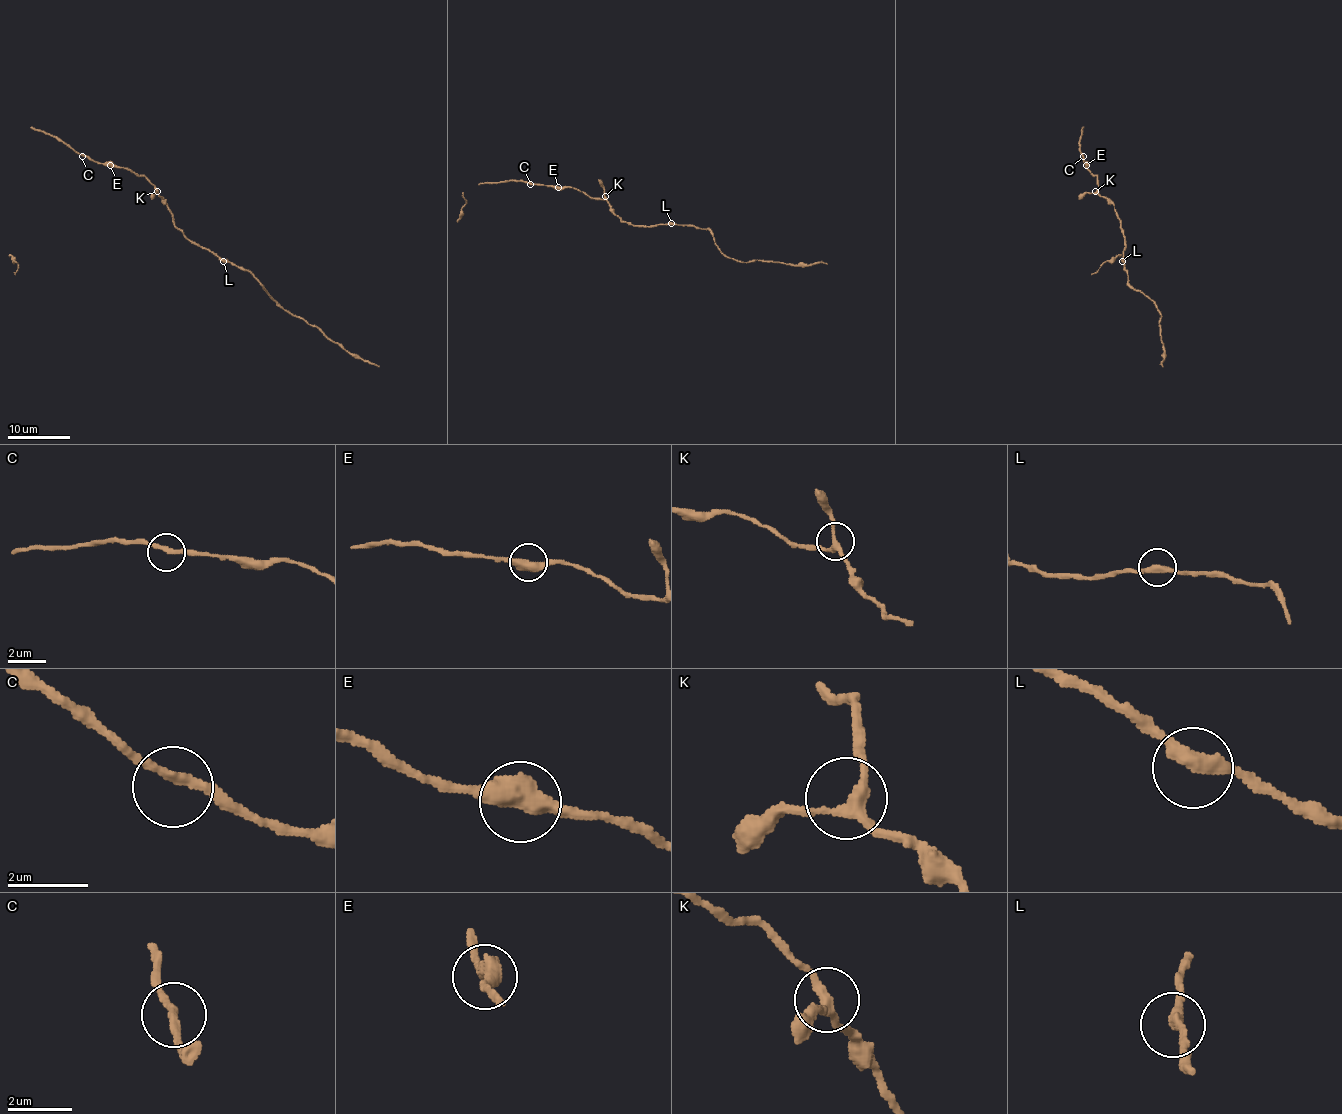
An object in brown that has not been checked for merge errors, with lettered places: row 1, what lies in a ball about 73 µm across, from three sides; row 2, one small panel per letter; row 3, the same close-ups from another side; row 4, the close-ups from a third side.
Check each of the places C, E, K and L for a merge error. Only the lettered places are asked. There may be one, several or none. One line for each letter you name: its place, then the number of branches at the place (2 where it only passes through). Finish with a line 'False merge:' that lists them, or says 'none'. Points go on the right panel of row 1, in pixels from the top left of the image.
False merge: none

